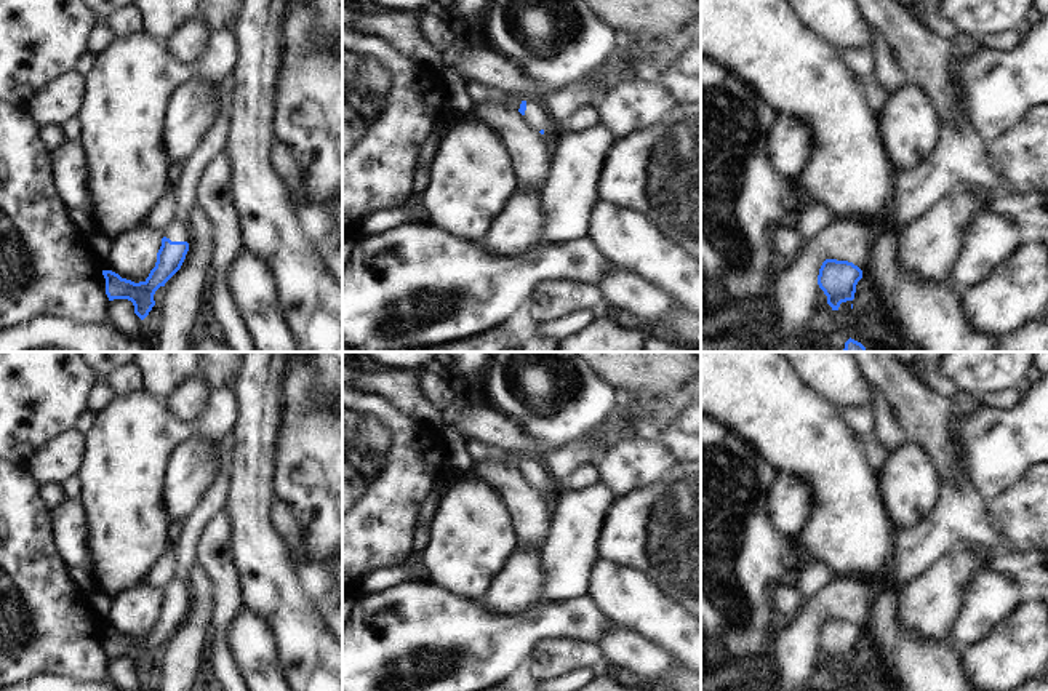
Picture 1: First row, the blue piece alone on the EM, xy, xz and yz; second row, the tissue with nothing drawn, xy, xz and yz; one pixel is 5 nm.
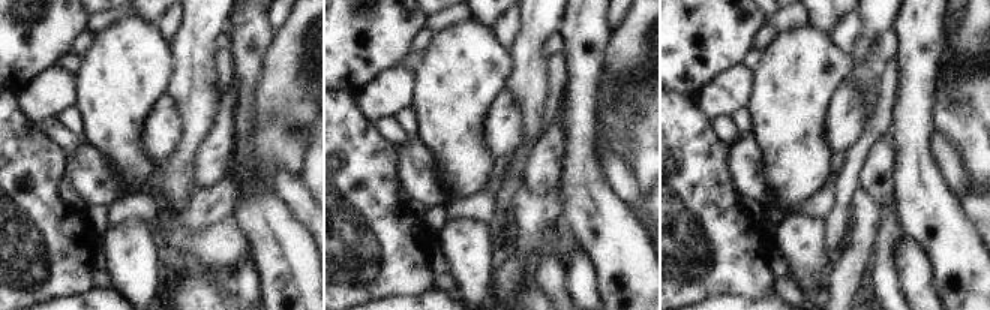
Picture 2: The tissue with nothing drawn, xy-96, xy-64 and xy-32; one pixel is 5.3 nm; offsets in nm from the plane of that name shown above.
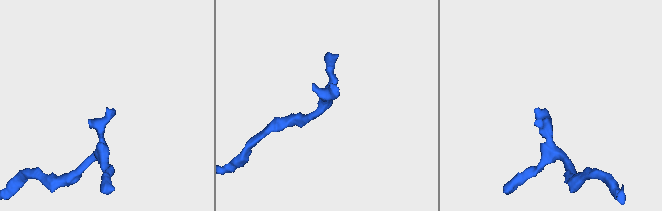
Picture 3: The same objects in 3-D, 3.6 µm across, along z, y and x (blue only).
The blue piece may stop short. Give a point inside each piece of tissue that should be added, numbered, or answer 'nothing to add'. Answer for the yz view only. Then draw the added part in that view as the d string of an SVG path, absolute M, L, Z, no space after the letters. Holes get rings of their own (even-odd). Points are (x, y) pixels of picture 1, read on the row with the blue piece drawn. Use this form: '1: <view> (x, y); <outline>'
nothing to add

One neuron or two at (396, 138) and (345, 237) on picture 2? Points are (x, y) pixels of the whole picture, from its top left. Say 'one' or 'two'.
two

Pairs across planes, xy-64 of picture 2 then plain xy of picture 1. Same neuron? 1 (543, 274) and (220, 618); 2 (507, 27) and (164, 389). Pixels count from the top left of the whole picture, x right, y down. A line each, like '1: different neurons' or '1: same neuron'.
1: same neuron
2: different neurons

